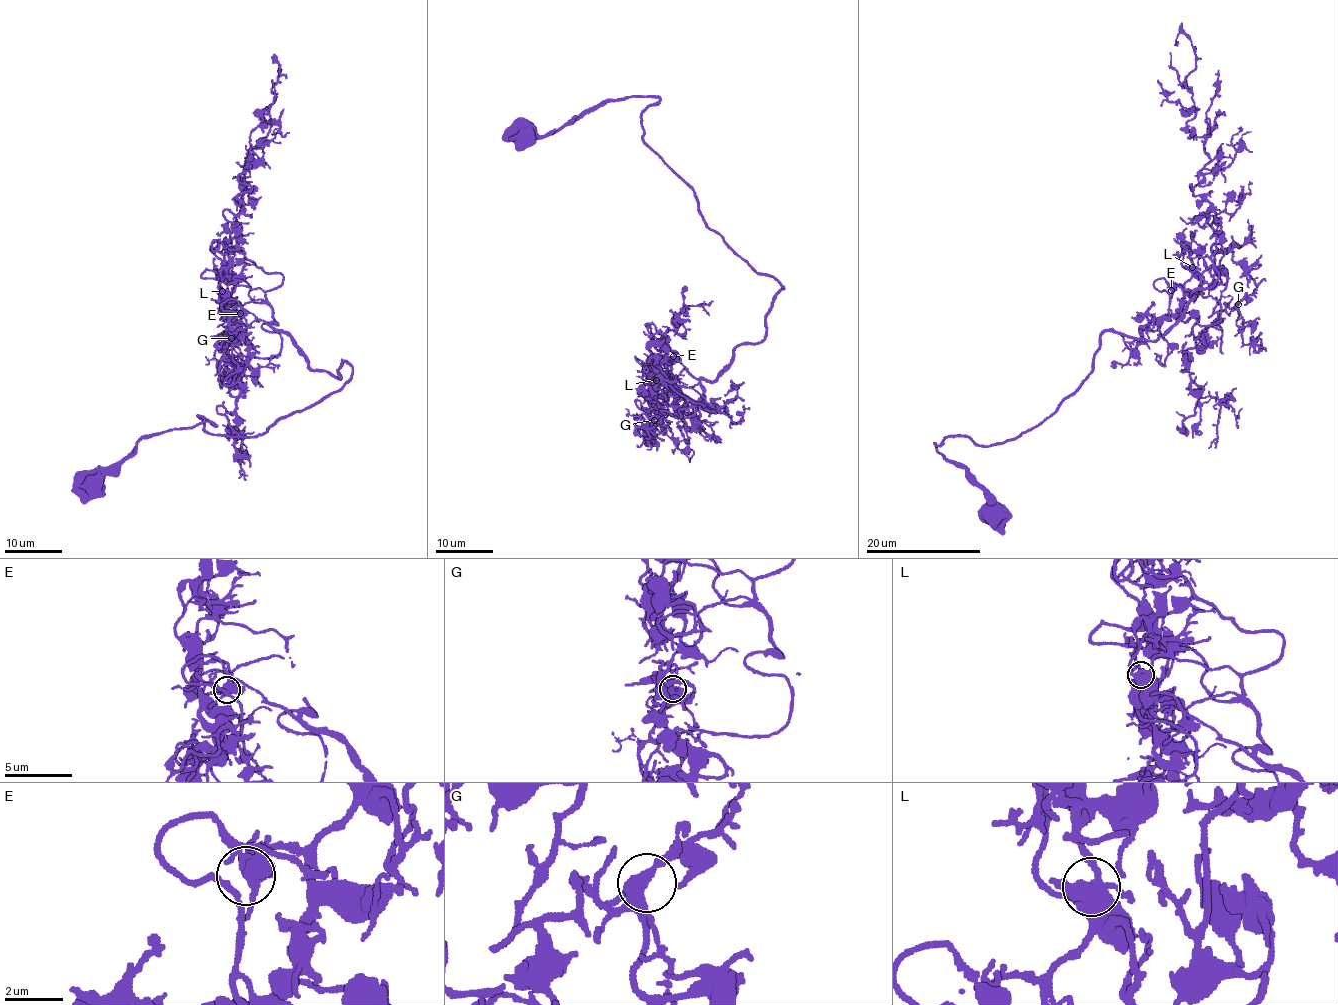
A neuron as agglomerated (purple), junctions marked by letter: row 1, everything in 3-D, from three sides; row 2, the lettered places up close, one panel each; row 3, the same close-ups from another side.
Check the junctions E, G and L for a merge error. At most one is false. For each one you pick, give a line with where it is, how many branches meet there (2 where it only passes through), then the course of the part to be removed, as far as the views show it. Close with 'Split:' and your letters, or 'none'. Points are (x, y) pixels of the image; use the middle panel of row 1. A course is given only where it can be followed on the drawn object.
Split: none

